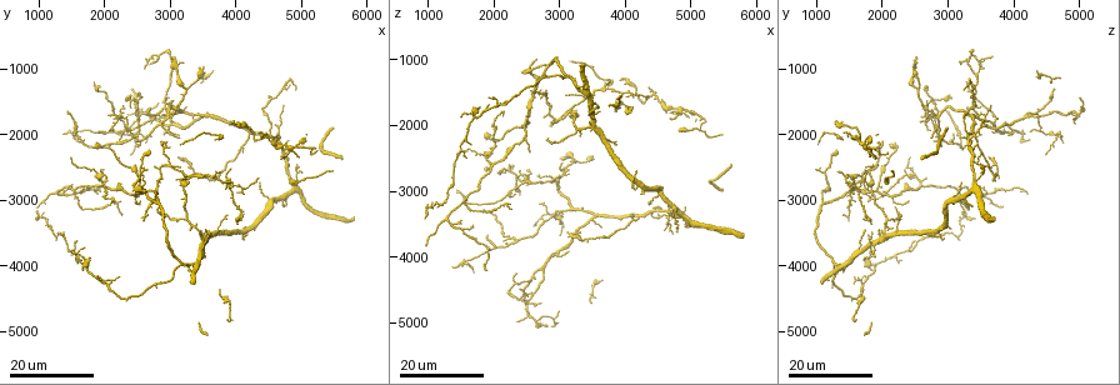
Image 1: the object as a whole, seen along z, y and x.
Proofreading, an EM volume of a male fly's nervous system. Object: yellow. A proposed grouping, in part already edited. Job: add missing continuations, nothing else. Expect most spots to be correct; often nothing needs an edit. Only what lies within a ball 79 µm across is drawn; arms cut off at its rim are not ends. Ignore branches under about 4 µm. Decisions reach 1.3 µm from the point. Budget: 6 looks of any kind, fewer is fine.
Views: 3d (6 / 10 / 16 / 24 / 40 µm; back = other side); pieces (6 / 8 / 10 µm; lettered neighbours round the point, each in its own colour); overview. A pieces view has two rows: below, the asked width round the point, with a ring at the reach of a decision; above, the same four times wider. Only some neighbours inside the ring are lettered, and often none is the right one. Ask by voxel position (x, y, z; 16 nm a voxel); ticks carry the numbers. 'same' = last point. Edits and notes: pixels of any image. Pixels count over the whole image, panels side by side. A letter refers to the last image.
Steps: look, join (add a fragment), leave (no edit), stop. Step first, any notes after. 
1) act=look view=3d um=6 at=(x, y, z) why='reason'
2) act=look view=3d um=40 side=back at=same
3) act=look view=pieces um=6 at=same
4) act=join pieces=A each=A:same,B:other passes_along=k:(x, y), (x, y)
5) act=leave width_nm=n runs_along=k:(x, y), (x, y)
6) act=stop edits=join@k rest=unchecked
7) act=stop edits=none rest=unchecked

act=look view=3d um=16 at=(1950, 1950, 3700) why='free end'

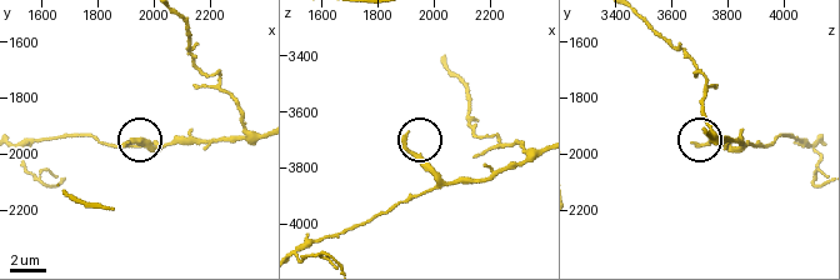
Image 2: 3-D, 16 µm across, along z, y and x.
act=look view=pieces um=6 at=(1900, 1950, 3680)

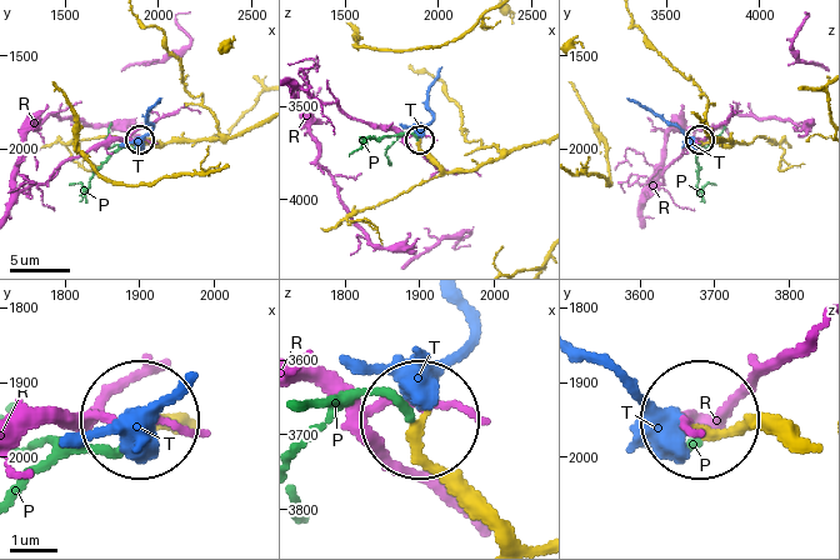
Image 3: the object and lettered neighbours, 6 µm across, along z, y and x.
act=join pieces=P width_nm=190 each=P:same,R:other,T:other found='the neuron continues'

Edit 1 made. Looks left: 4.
act=look view=overview

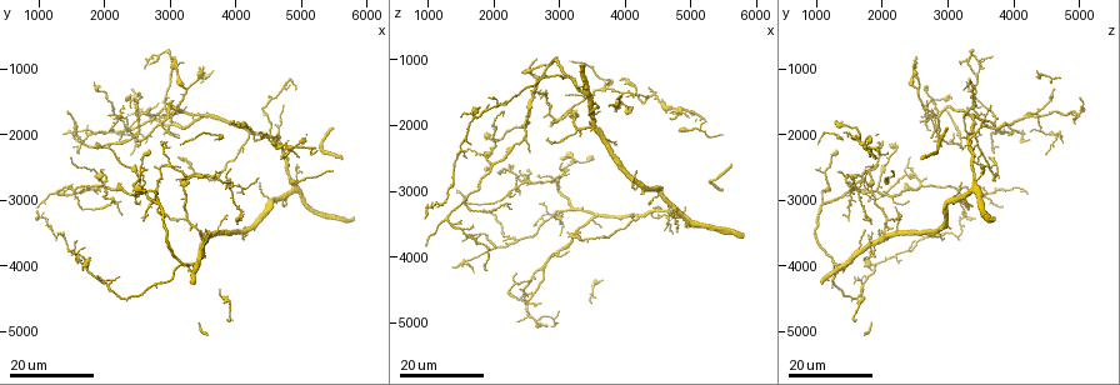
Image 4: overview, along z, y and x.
act=look view=3d um=24 at=(3150, 2000, 3900) why='tapers out'

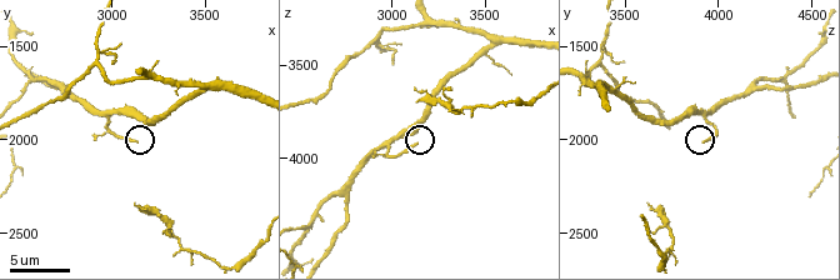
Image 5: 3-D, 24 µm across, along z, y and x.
act=look view=pieces um=10 at=(3120, 2000, 3920)

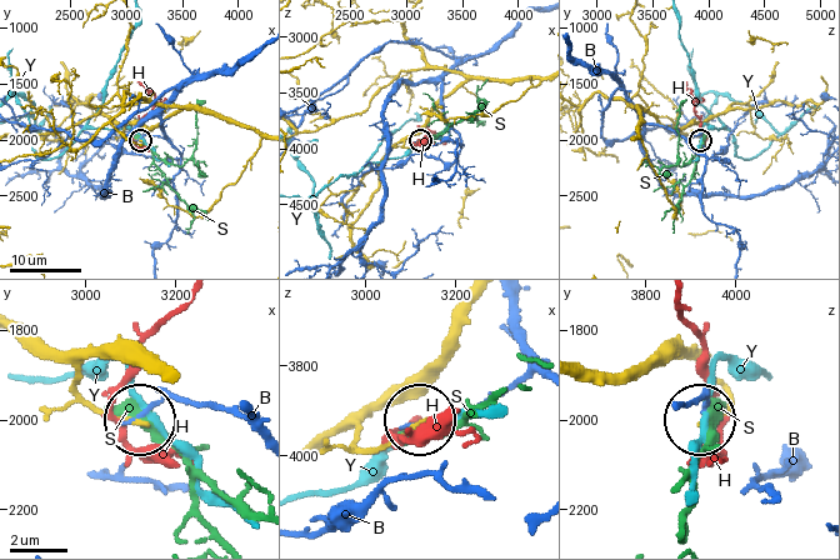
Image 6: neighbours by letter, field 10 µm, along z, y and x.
act=leave width_nm=170 each=B:other,H:other,S:other,Y:other runs_along=6:(160, 371), (110, 356), (84, 364), (81, 393), (136, 419) found='no lettered fragment goes on from it'

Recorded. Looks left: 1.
act=stop edits=join@3 rest=unchecked

